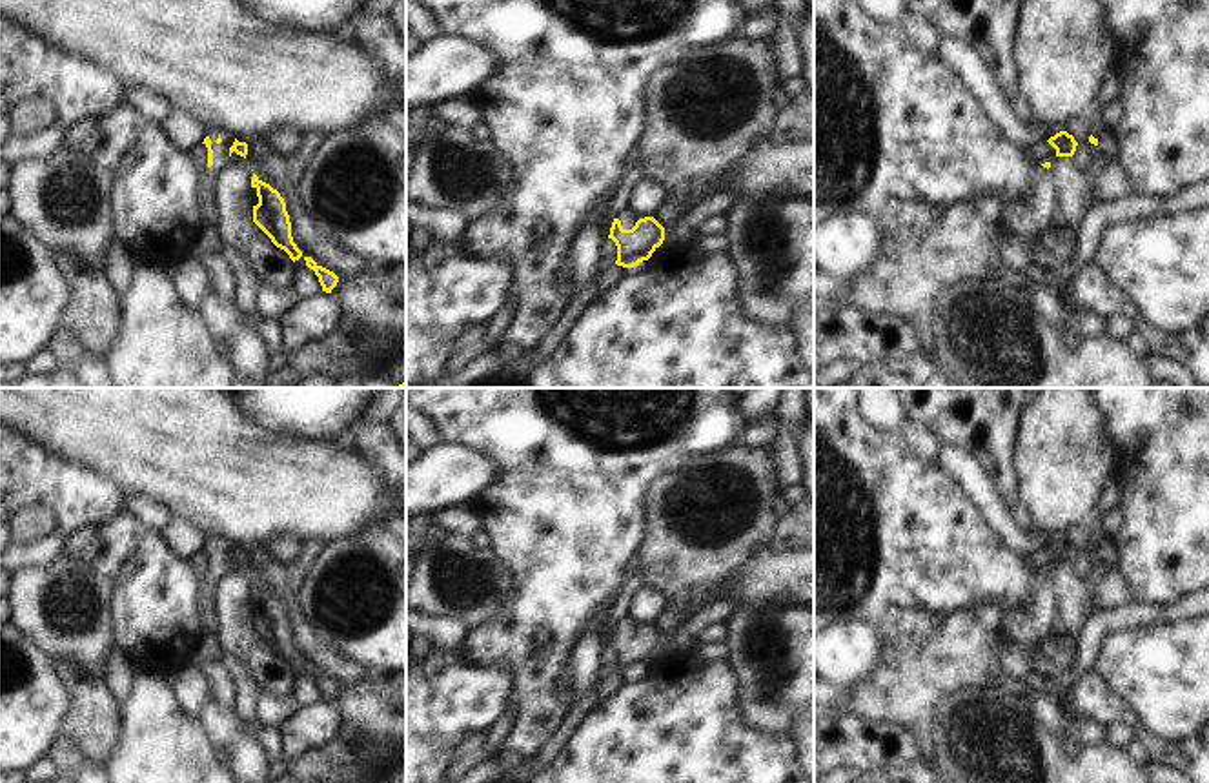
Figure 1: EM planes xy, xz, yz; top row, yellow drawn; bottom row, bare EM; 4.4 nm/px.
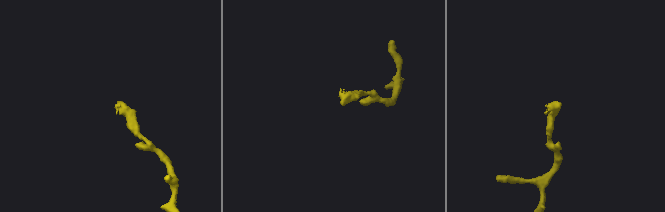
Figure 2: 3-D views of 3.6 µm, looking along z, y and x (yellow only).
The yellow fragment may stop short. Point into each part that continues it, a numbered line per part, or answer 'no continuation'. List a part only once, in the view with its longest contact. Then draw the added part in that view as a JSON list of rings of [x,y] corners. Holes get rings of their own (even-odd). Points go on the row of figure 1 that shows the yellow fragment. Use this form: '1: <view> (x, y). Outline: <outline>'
1: xy (221, 152). Outline: [[[208,129],[208,137],[211,140],[211,149],[213,149],[213,166],[208,168],[208,175],[200,180],[200,186],[198,186],[198,211],[202,217],[202,226],[204,226],[204,217],[208,213],[211,213],[217,219],[213,189],[217,184],[217,175],[229,162],[229,147],[235,142],[235,137],[231,133],[226,133],[220,129]]]

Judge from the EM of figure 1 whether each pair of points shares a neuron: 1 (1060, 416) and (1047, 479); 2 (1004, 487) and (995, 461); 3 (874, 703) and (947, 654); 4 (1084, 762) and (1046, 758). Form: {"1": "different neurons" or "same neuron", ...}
{"1": "same neuron", "2": "same neuron", "3": "same neuron", "4": "same neuron"}

